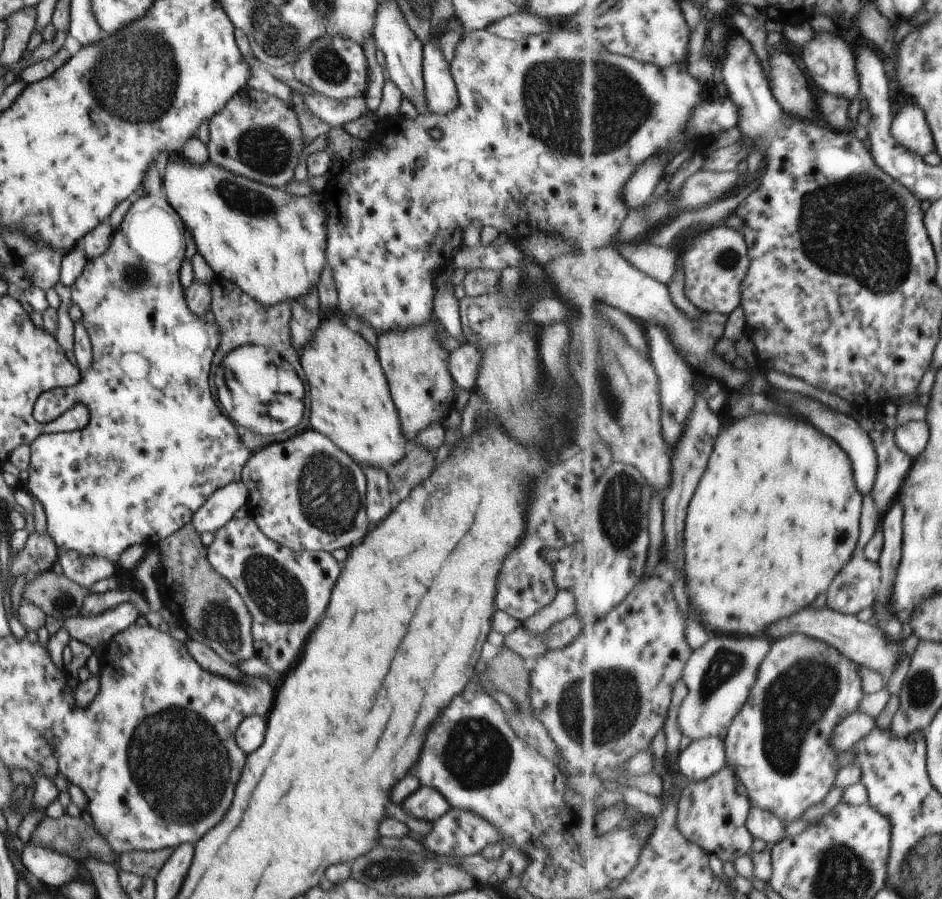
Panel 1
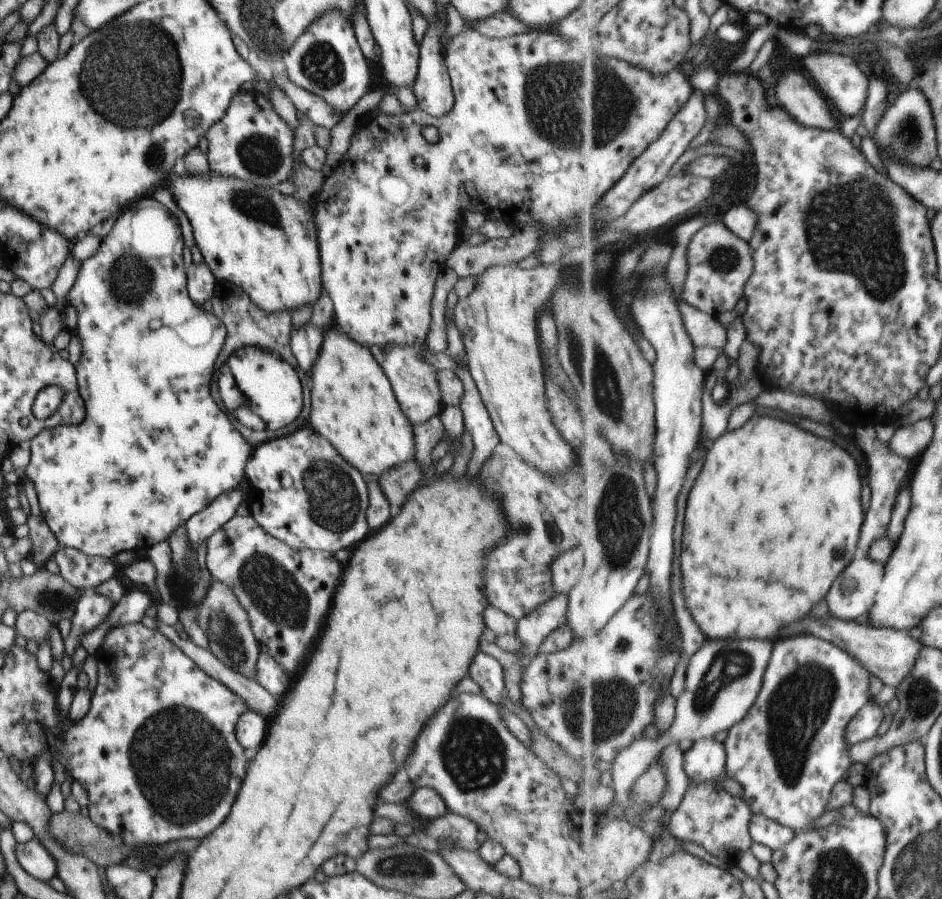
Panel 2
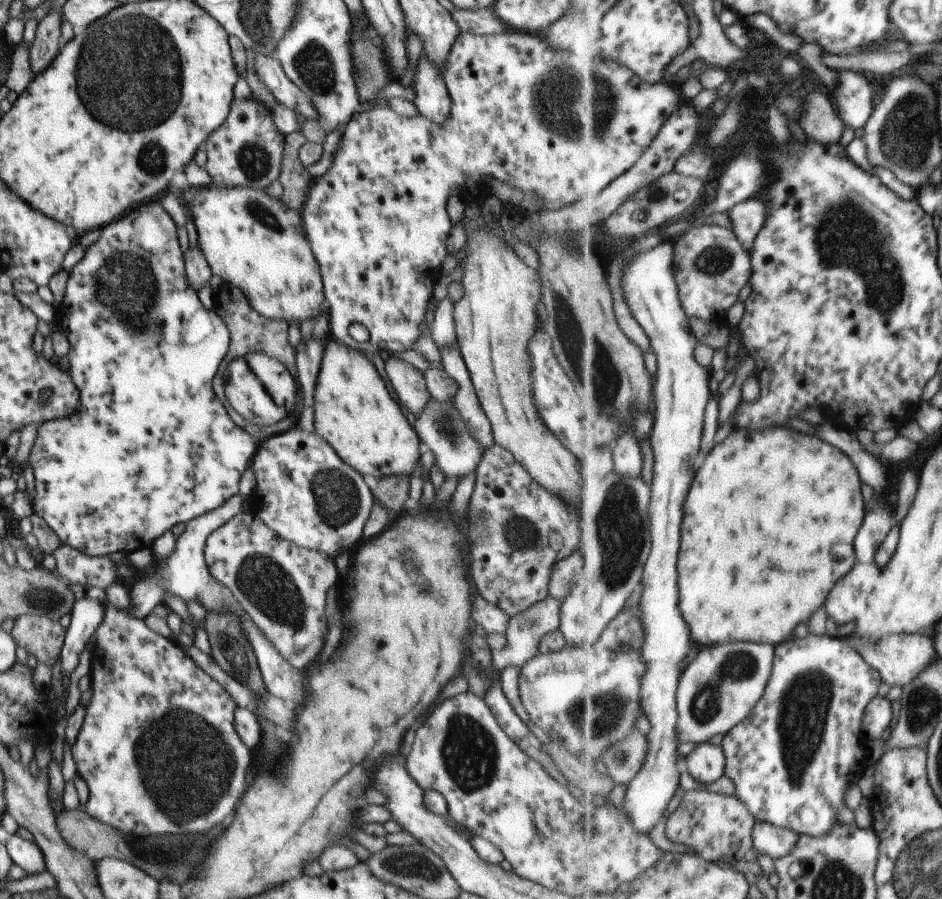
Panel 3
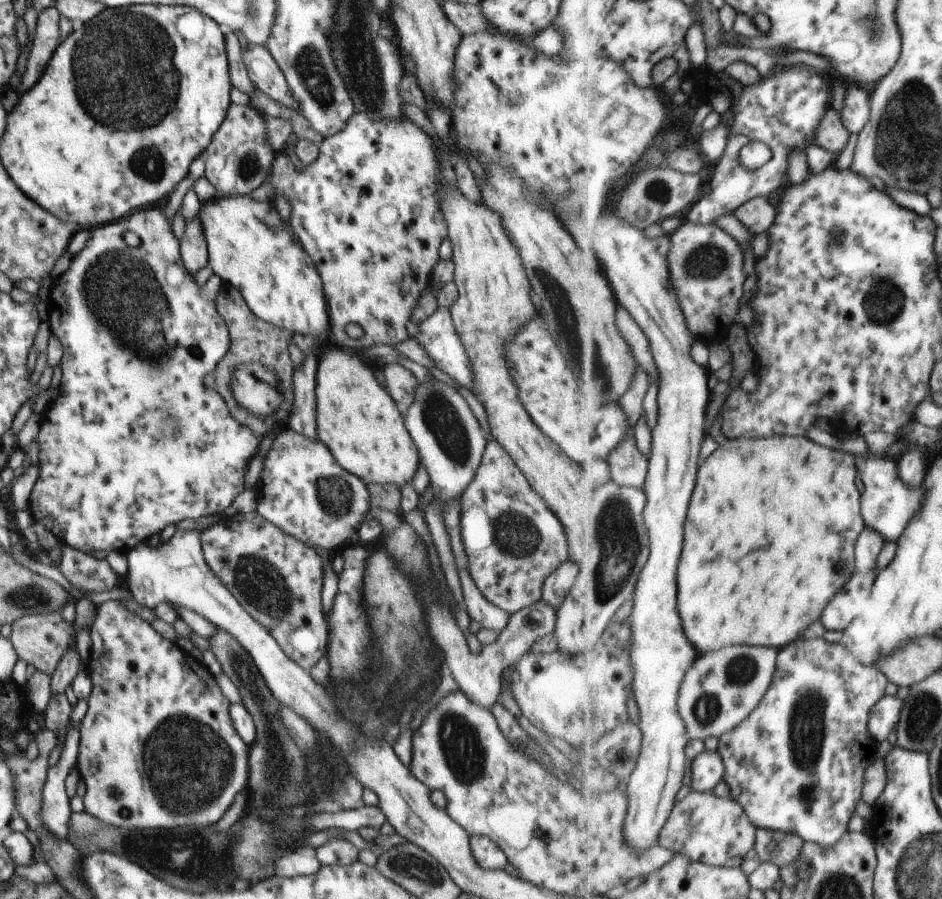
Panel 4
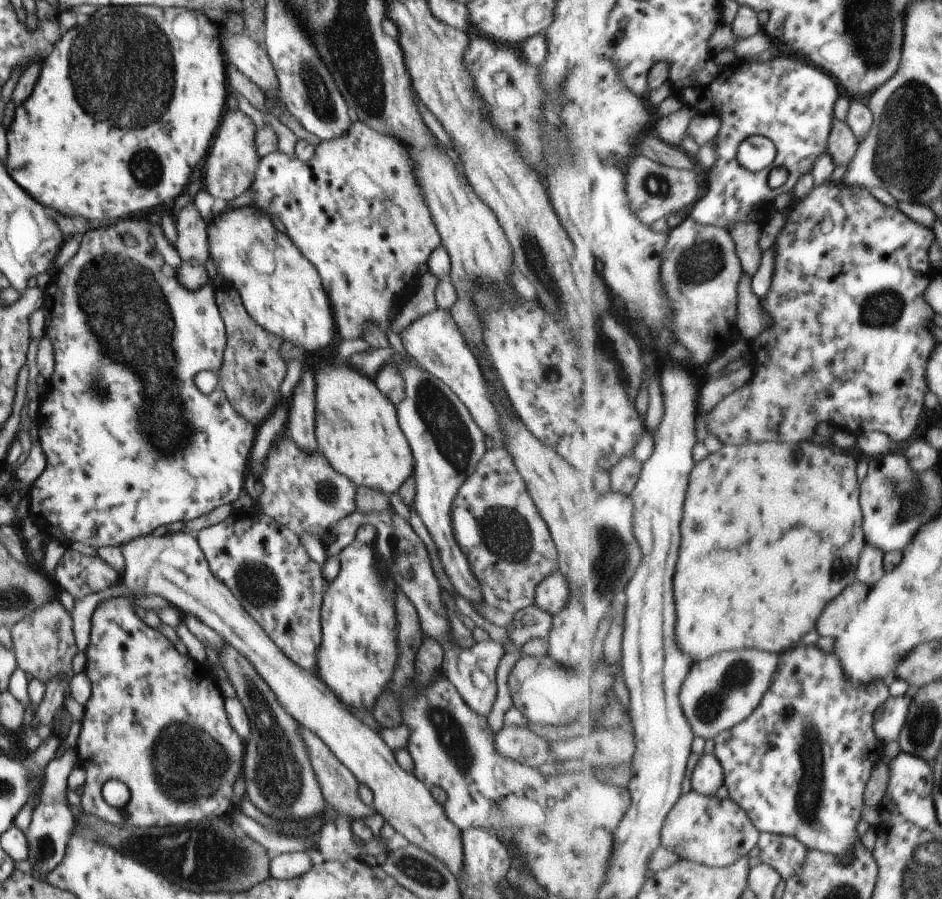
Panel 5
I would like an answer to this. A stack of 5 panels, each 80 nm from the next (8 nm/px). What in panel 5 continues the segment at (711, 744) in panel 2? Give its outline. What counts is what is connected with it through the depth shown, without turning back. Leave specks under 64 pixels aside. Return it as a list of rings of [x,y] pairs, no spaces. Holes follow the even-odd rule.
[[[702,755],[692,772],[693,790],[705,796],[715,796],[717,790],[724,785],[724,768],[717,755]]]

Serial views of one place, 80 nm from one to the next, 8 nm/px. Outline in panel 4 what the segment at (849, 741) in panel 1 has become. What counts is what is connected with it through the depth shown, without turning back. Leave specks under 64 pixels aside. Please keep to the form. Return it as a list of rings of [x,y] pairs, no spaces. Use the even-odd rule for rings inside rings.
[[[885,695],[873,708],[870,714],[870,734],[877,742],[889,738],[889,734],[897,729],[903,712],[904,700],[895,695]]]

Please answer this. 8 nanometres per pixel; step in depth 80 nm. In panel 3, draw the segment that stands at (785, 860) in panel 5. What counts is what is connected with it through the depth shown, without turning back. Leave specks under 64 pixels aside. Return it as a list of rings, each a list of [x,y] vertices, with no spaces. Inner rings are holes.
[[[767,821],[756,822],[752,835],[755,839],[755,849],[775,860],[788,855],[800,837],[793,829]]]

